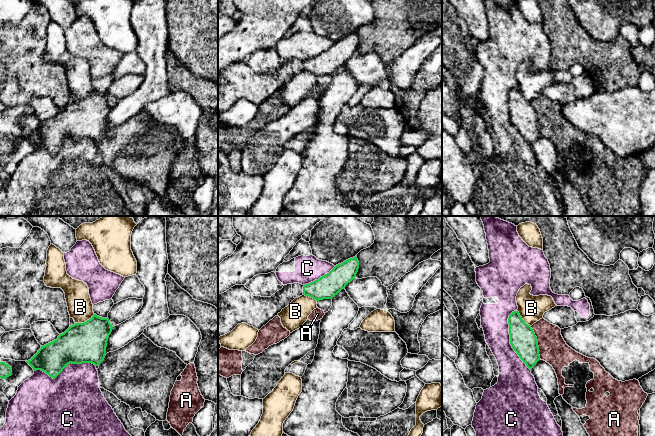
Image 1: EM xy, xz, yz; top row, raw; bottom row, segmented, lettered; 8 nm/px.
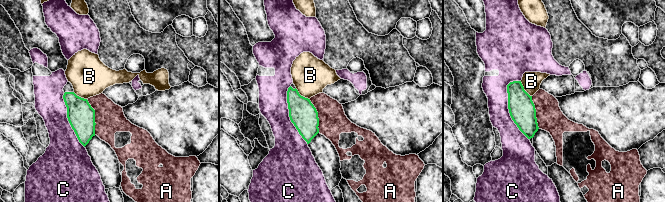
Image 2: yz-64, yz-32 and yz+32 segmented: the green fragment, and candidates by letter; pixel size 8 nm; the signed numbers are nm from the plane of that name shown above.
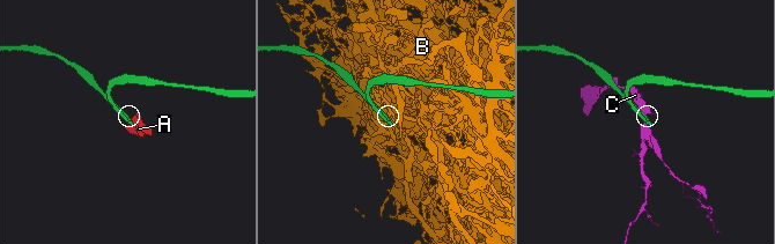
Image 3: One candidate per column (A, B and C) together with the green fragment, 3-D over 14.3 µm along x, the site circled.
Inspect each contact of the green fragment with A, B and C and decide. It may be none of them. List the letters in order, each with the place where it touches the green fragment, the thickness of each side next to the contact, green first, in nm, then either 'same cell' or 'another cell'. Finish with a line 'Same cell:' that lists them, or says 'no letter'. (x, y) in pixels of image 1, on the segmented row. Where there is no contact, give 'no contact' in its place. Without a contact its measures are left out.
A: yz (537, 342) | 200/220 nm | another cell
B: xy (84, 322) | 320/200 nm | another cell
C: xy (64, 367) | 320/420 nm | another cell
Same cell: no letter

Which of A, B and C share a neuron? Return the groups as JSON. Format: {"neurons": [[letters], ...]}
{"neurons": [["A"], ["B"], ["C"]]}

